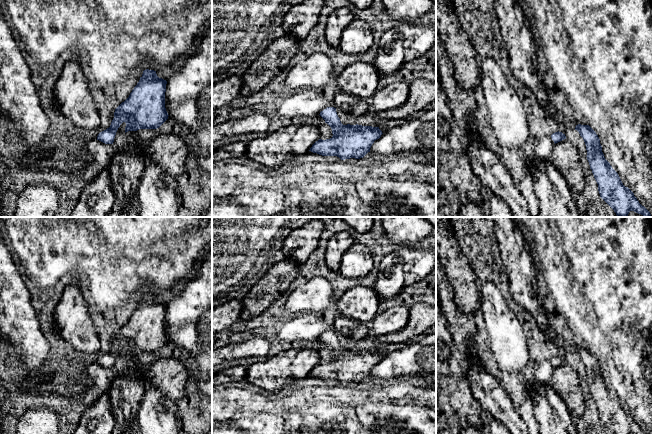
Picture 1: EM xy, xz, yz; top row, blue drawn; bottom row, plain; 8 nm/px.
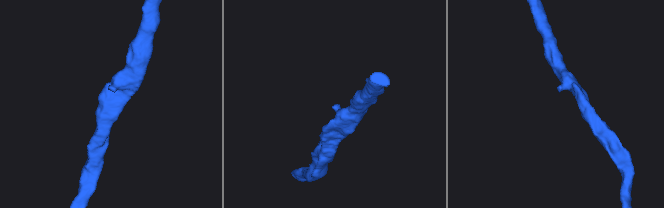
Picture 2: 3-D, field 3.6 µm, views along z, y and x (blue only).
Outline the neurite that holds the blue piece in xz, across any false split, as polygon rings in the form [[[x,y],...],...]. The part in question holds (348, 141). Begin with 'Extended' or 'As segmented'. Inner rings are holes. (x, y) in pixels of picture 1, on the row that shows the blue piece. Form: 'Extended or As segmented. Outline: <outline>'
As segmented. Outline: [[[327,107],[319,115],[331,127],[333,136],[326,140],[319,139],[309,151],[322,156],[337,156],[341,160],[363,158],[383,134],[379,127],[343,125],[334,107]]]

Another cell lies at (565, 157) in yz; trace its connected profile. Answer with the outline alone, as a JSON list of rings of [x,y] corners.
[[[564,139],[556,143],[551,162],[562,174],[574,195],[584,193],[587,181],[578,149],[571,142]]]

